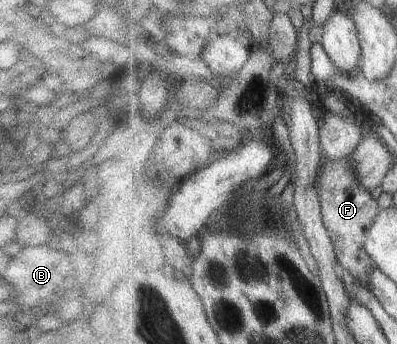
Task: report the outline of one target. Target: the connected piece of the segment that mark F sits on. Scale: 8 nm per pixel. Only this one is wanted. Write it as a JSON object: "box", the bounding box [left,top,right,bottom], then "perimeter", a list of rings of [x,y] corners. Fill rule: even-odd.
{"box":[318,155,381,288],"perimeter":[[[351,155],[337,160],[325,159],[319,177],[318,195],[321,199],[323,222],[332,238],[337,261],[344,270],[351,271],[355,278],[370,288],[369,275],[376,269],[376,265],[365,250],[365,243],[376,216],[381,212],[379,200],[374,199],[370,190],[360,185]]]}

